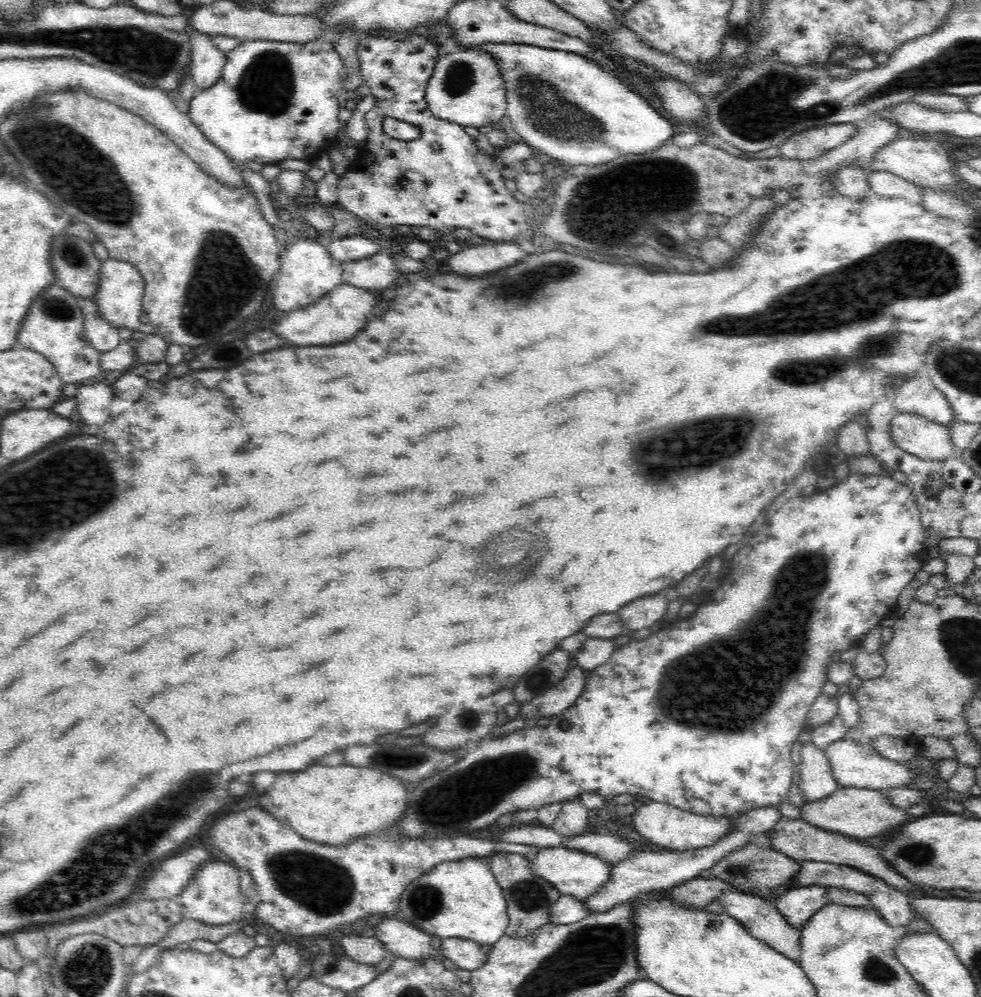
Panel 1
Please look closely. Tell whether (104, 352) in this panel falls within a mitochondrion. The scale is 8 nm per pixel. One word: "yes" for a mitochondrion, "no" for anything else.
no

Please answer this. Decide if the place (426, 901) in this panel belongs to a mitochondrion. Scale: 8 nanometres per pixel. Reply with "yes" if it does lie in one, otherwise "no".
yes

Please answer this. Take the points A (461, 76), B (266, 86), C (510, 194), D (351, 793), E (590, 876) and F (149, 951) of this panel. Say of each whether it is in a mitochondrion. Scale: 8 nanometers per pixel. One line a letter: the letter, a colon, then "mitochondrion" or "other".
A: mitochondrion
B: mitochondrion
C: other
D: other
E: other
F: other

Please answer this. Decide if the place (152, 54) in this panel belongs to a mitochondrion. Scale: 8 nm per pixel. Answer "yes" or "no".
yes

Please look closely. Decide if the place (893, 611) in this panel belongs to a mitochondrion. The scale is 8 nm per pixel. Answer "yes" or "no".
no

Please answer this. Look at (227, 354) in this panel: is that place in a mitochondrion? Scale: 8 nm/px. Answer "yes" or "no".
no

